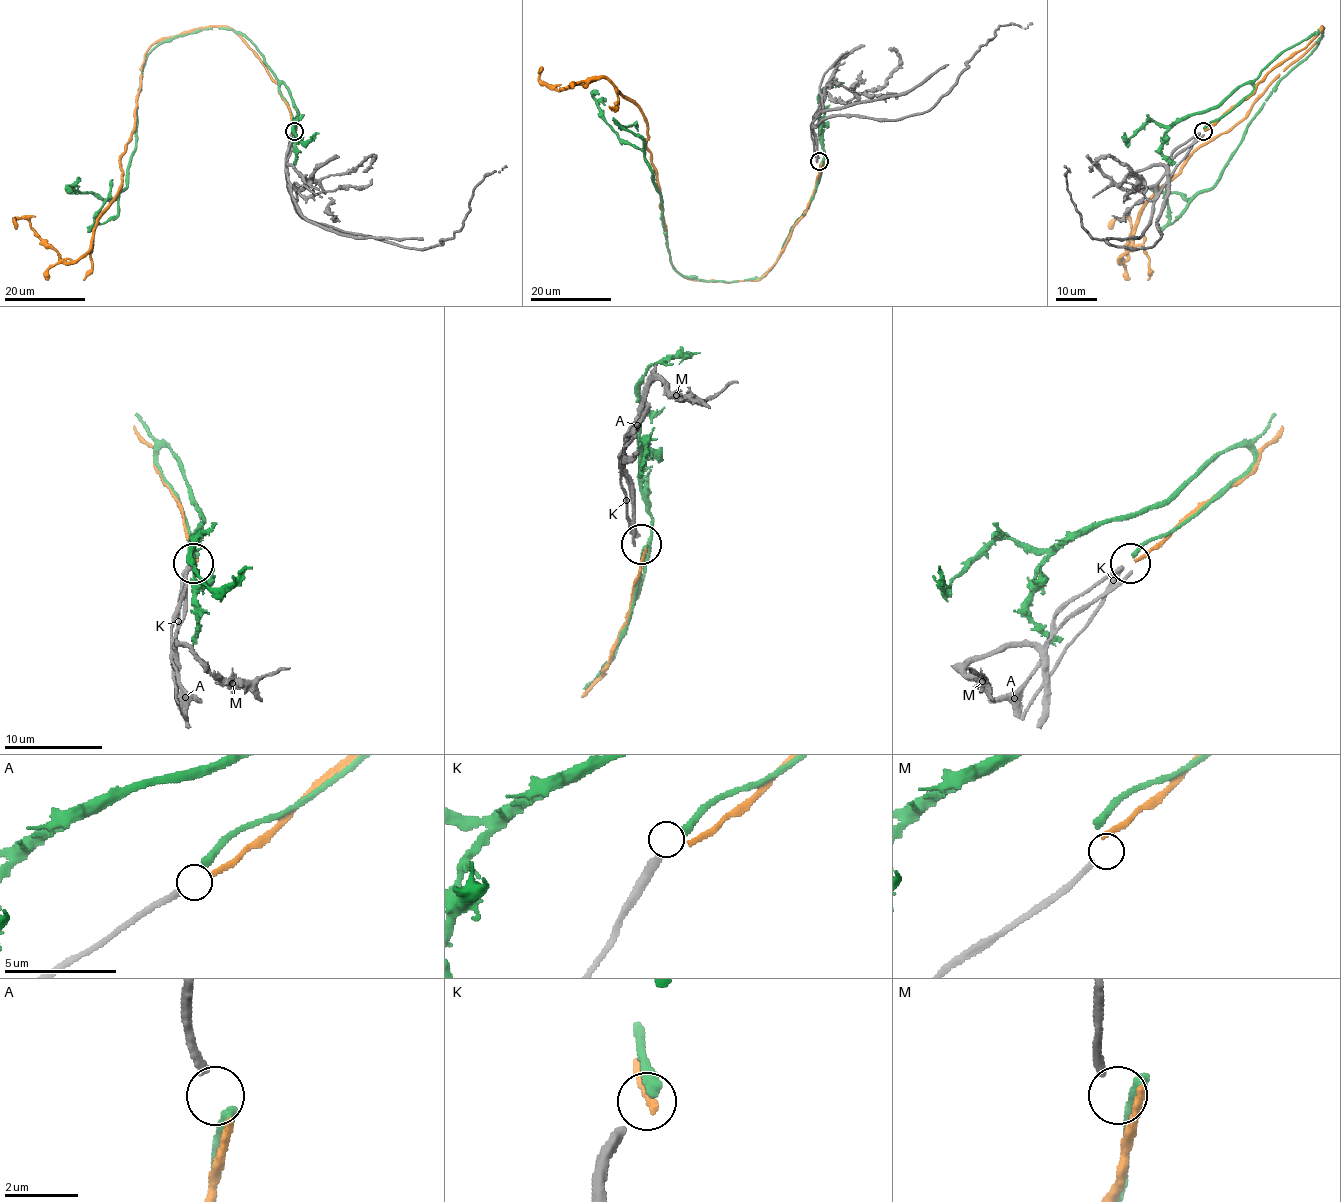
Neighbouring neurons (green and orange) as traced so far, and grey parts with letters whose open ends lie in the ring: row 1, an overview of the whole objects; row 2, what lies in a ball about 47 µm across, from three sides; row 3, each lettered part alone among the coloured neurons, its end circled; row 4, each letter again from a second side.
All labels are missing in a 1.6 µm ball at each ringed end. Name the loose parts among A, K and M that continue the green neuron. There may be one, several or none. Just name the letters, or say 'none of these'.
K

